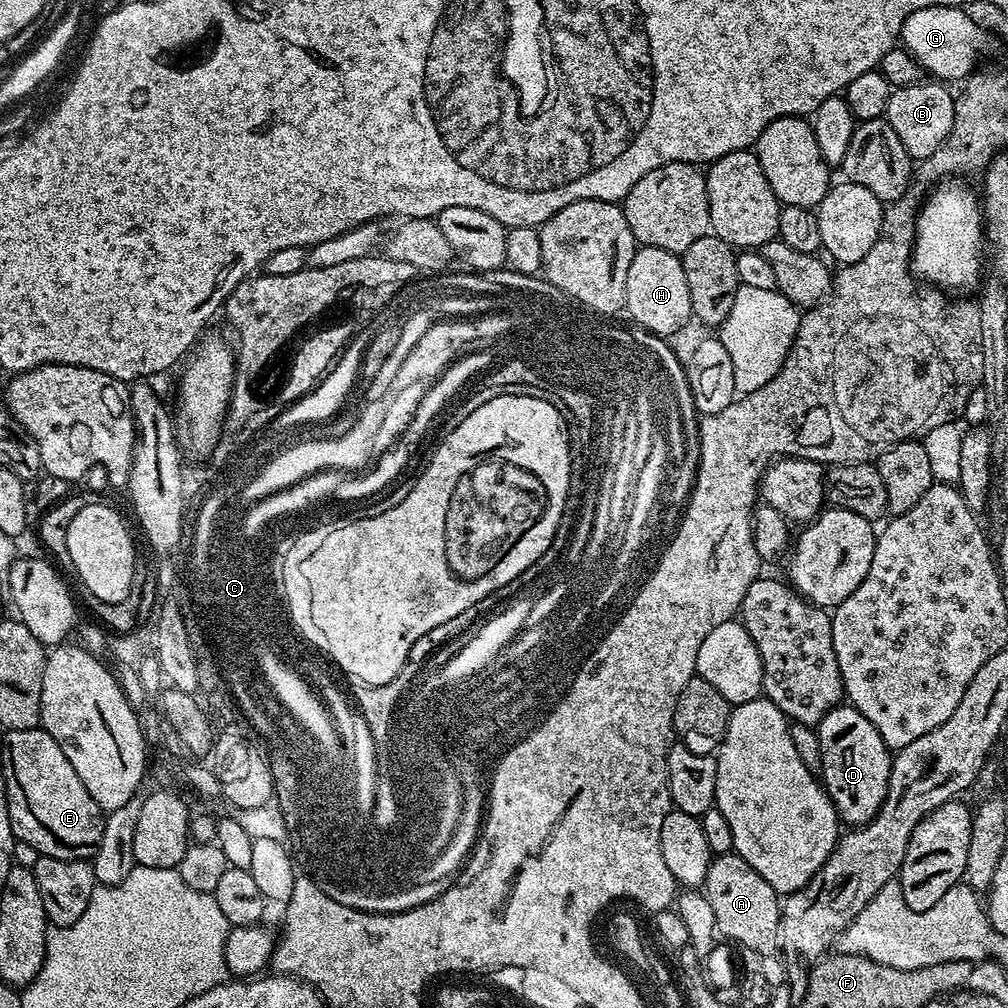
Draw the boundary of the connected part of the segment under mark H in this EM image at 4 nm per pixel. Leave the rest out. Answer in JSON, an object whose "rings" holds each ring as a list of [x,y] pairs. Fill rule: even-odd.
{"rings":[[[637,247],[626,274],[622,304],[628,307],[634,323],[660,336],[672,336],[687,320],[691,321],[690,286],[686,286],[686,270],[682,270],[680,256],[661,248]]]}

